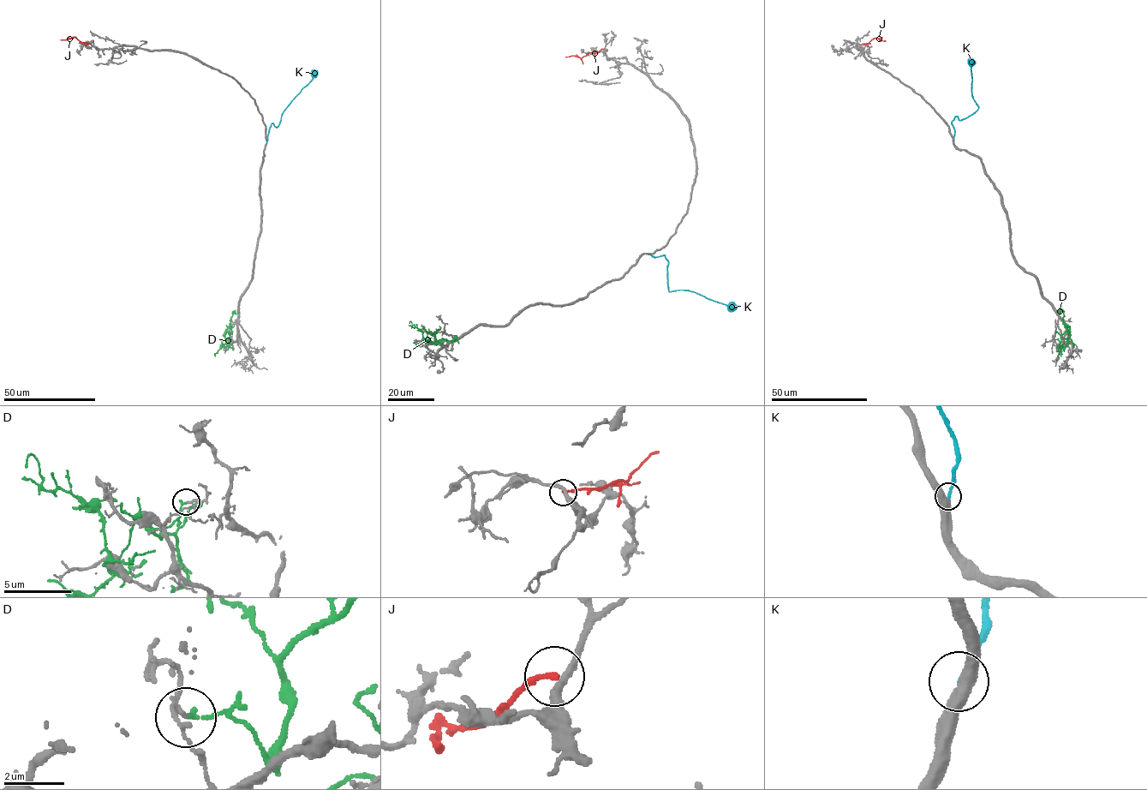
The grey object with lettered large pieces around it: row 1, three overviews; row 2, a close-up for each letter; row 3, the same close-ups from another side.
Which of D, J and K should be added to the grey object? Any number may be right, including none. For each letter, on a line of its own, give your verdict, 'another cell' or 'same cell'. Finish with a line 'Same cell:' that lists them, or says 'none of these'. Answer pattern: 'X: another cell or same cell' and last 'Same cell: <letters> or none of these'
D: another cell
J: another cell
K: same cell
Same cell: K

